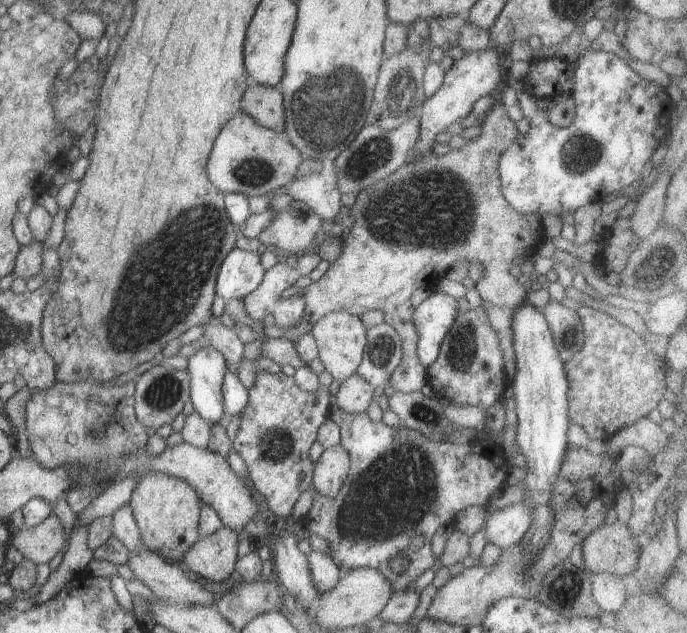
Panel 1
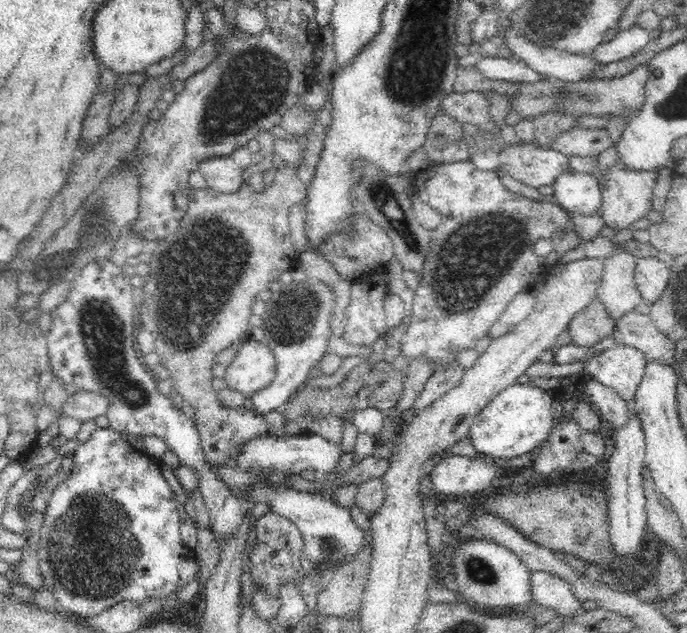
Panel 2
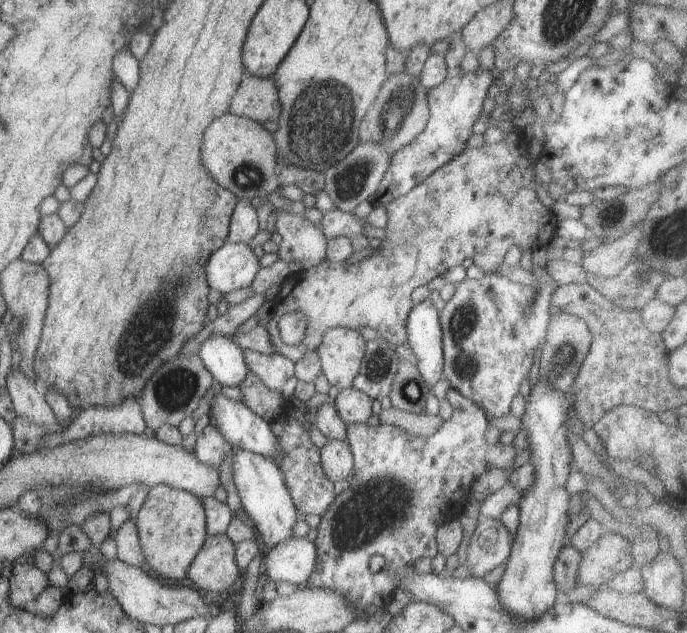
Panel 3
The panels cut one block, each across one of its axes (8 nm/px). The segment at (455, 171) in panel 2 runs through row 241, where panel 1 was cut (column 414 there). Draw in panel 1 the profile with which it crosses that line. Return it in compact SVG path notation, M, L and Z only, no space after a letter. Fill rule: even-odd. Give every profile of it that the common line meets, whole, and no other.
M336 405L331 406L329 419L340 427L342 448L351 458L350 468L338 496L328 498L318 492L314 494L312 506L303 518L304 526L310 534L317 534L328 542L332 558L339 568L348 568L349 571L357 568L376 568L390 580L394 591L408 588L412 580L432 568L436 560L430 549L434 534L439 534L460 510L469 505L487 507L494 492L498 492L505 485L508 465L498 448L482 454L470 444L434 440L408 427L398 430L384 424L383 420L372 421L367 412L350 414ZM418 534L424 536L424 544L422 548L412 551L409 549L410 540ZM399 554L410 560L409 563L404 561L407 568L402 573L393 572L389 564L390 560Z

